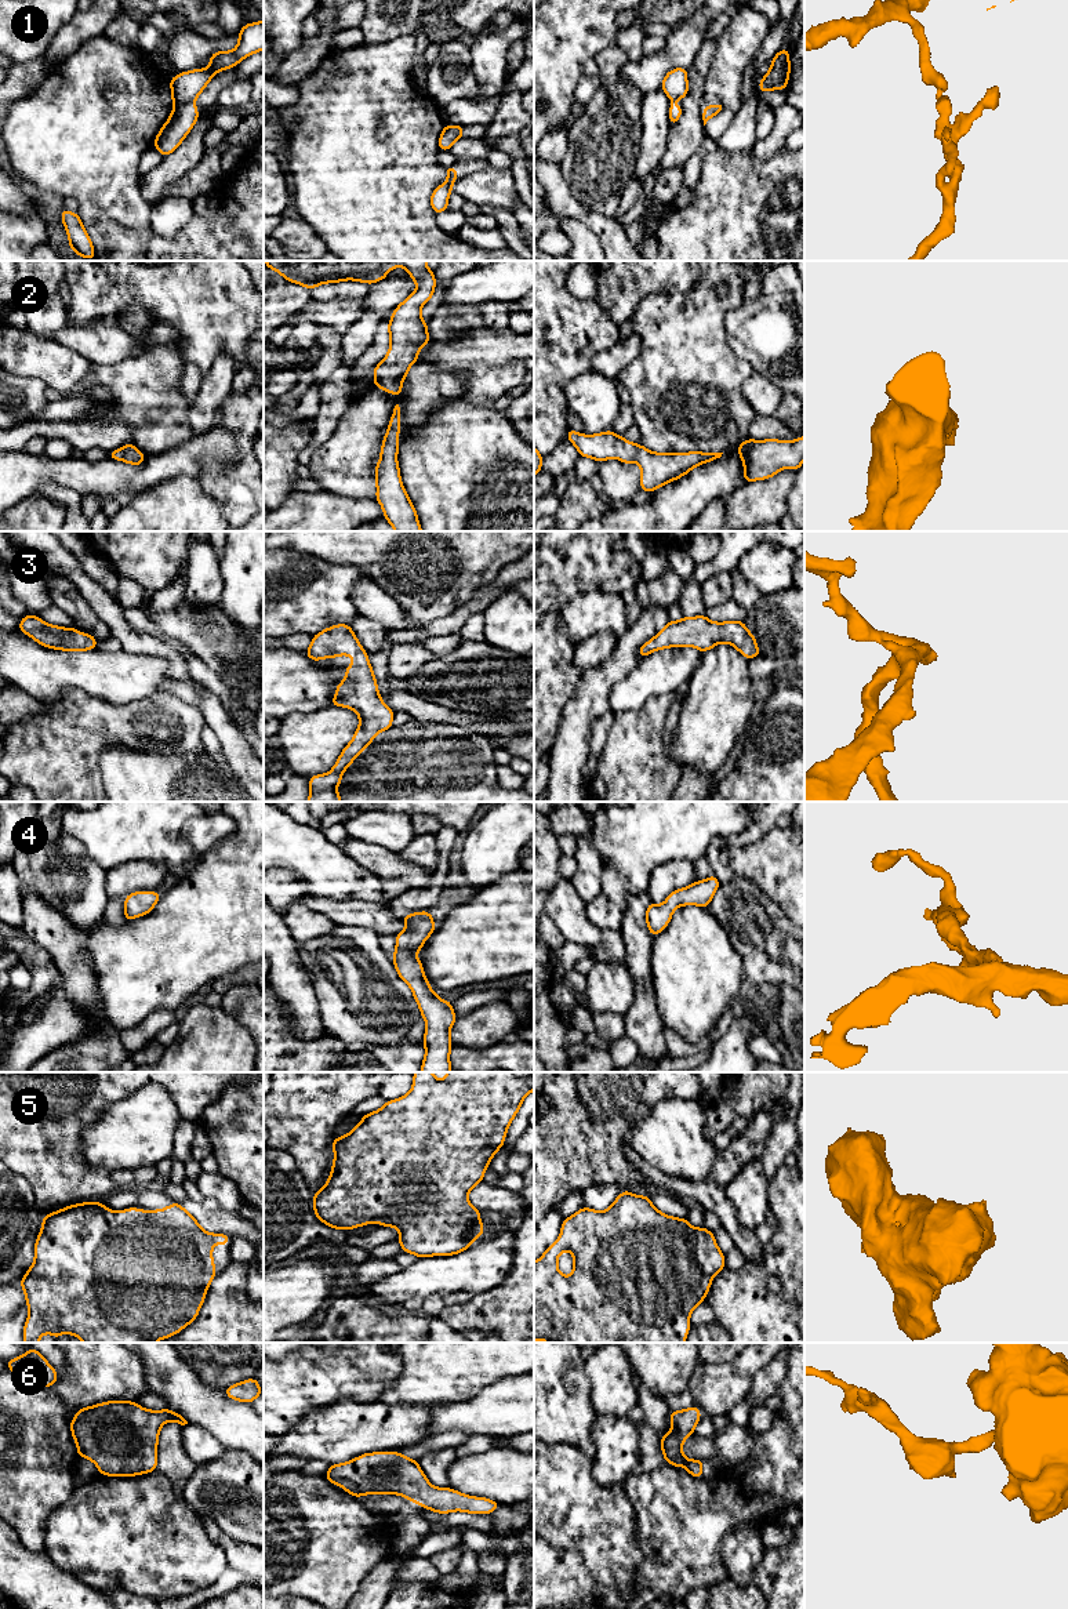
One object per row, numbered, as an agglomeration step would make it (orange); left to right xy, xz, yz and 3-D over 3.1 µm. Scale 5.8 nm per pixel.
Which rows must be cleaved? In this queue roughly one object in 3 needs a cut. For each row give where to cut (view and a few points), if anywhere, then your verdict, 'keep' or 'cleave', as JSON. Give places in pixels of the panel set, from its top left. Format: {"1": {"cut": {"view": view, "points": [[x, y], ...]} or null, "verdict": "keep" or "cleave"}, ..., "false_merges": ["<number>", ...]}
{"1": {"cut": {"view": "xy", "points": [[192, 100], [174, 106]]}, "verdict": "cleave"}, "2": {"cut": null, "verdict": "keep"}, "3": {"cut": null, "verdict": "keep"}, "4": {"cut": null, "verdict": "keep"}, "5": {"cut": null, "verdict": "keep"}, "6": {"cut": null, "verdict": "keep"}, "false_merges": ["1"]}

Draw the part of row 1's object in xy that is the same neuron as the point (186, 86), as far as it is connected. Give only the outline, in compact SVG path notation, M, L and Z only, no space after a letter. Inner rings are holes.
M264 21L244 25L233 51L217 51L211 55L208 68L182 72L170 80L174 106L195 101L217 72L230 69L248 55L262 50Z

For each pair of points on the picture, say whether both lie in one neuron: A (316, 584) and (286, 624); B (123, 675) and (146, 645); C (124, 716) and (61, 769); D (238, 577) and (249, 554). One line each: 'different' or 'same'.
A: same
B: different
C: same
D: same

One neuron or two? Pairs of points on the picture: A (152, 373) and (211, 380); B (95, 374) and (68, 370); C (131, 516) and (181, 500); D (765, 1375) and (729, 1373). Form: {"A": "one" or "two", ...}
{"A": "two", "B": "two", "C": "one", "D": "two"}

